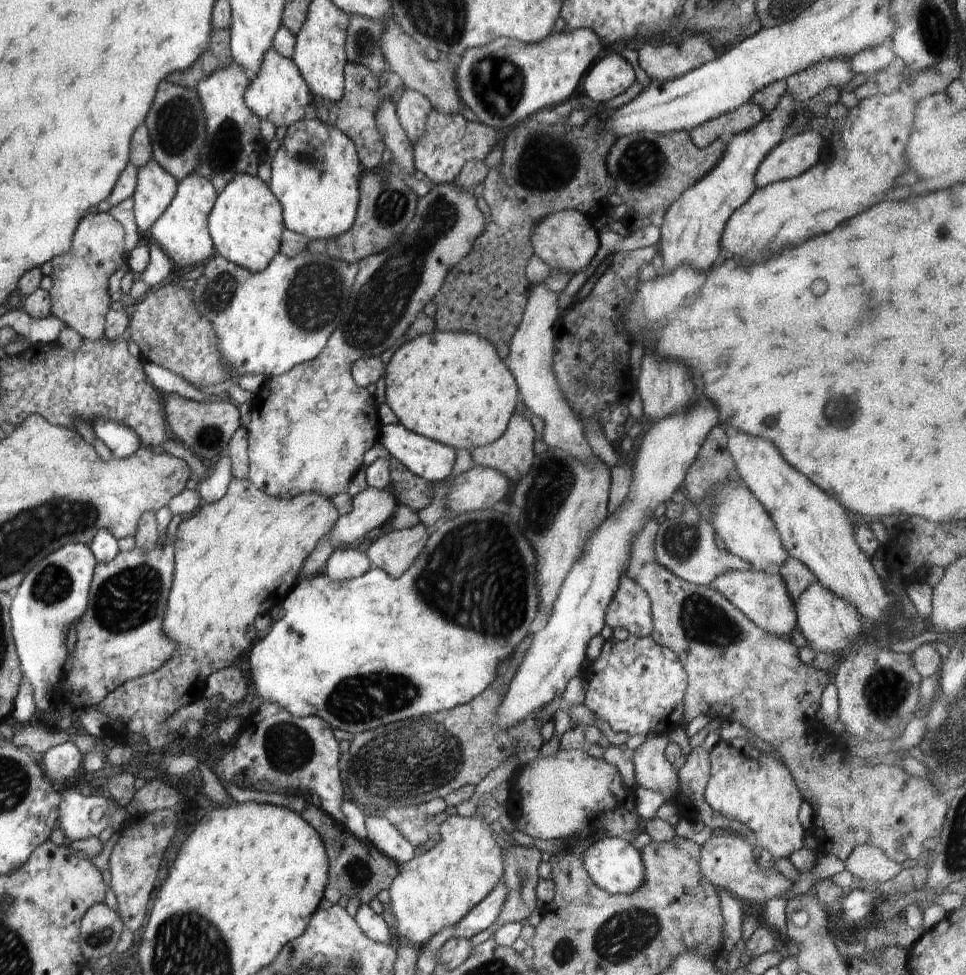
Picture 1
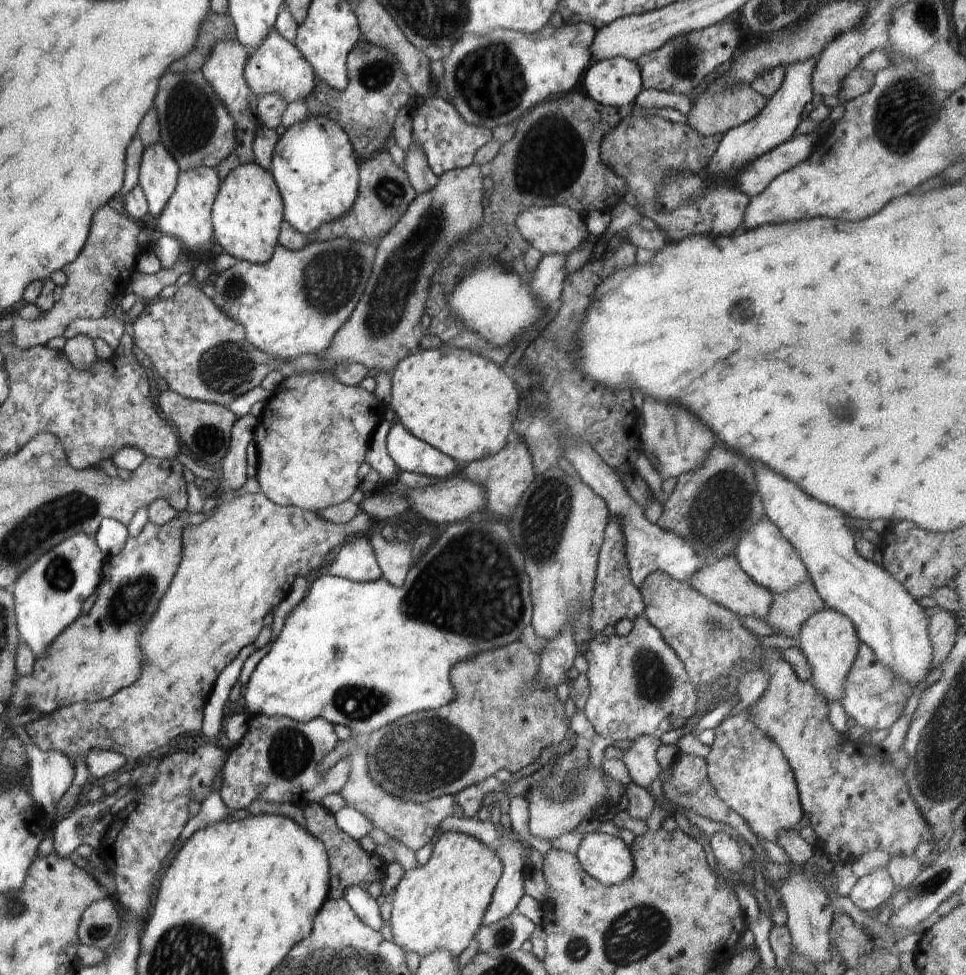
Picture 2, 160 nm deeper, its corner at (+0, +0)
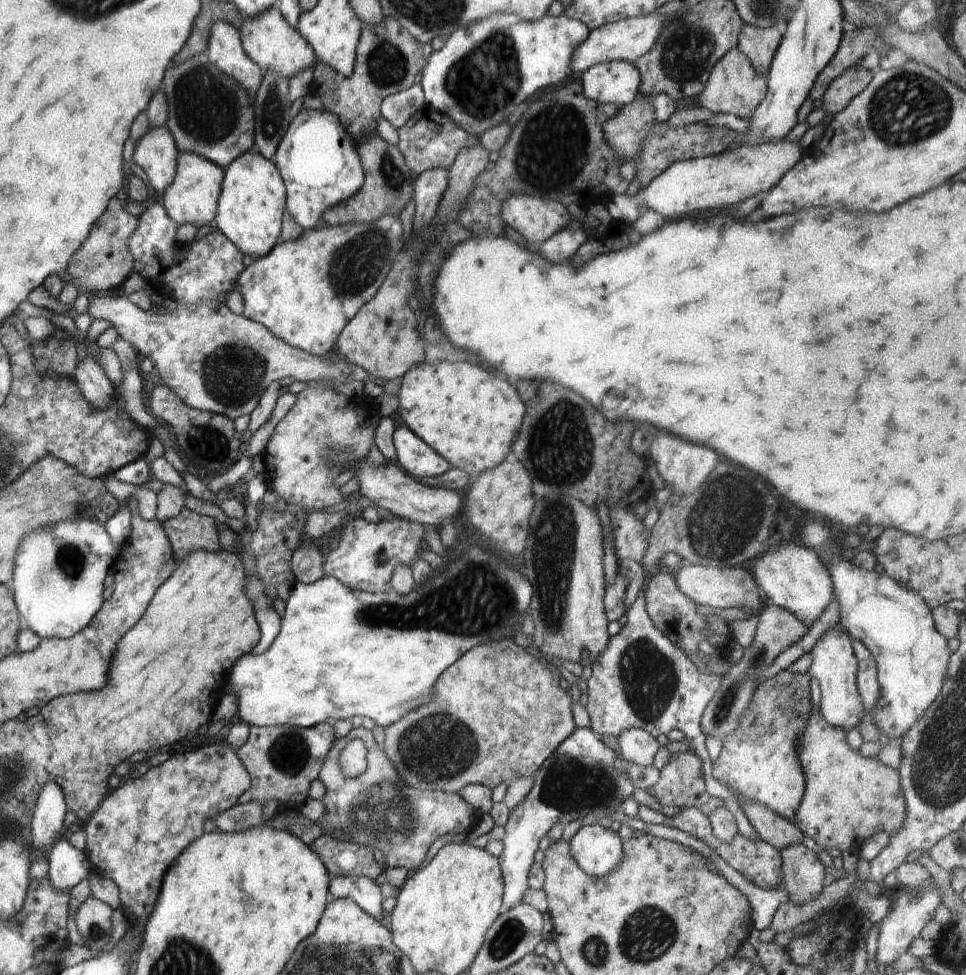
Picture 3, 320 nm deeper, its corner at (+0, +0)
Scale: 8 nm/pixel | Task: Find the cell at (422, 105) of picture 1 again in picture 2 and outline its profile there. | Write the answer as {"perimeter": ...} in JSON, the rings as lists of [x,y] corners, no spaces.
{"perimeter":[[[413,142],[406,152],[403,169],[418,195],[429,191],[438,184],[439,177],[433,173],[425,154]]]}

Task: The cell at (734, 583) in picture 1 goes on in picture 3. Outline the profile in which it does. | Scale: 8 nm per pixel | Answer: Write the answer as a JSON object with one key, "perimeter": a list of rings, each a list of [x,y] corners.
{"perimeter":[[[684,563],[673,576],[678,588],[695,604],[714,606],[714,608],[738,608],[745,606],[747,614],[756,613],[760,609],[760,592],[755,578],[740,567],[707,567]]]}

